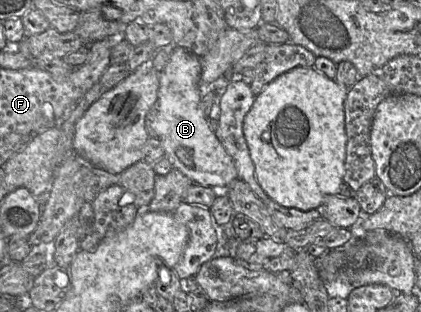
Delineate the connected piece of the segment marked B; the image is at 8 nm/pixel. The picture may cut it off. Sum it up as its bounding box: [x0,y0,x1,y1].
[153,46,238,190]

